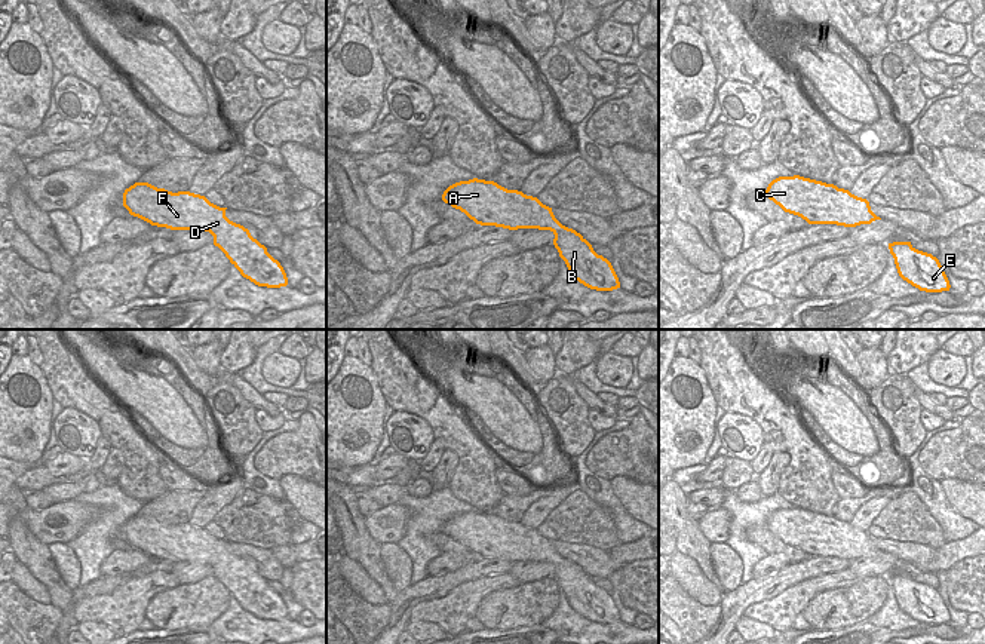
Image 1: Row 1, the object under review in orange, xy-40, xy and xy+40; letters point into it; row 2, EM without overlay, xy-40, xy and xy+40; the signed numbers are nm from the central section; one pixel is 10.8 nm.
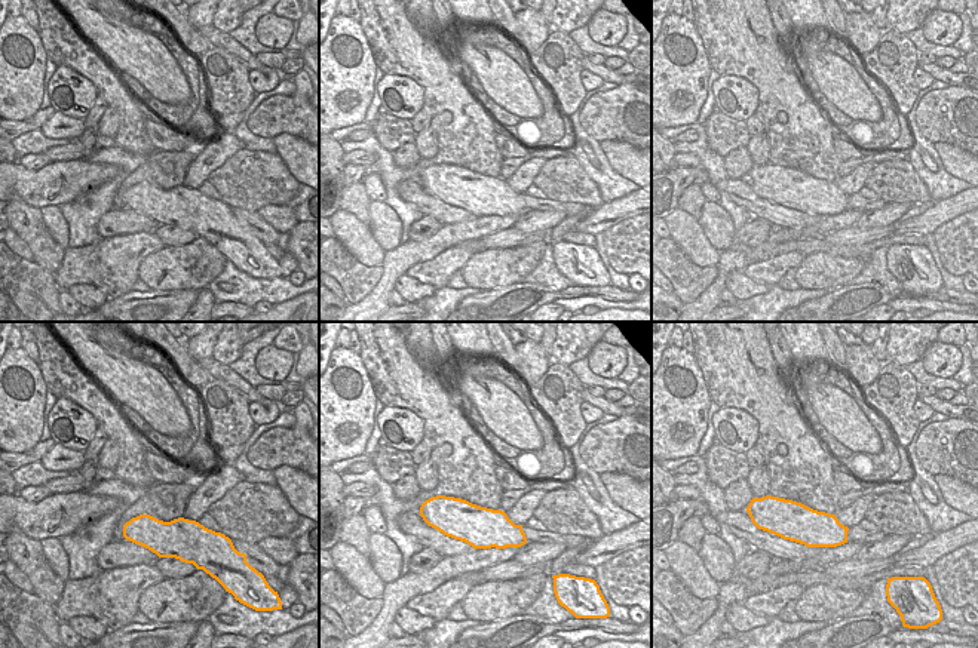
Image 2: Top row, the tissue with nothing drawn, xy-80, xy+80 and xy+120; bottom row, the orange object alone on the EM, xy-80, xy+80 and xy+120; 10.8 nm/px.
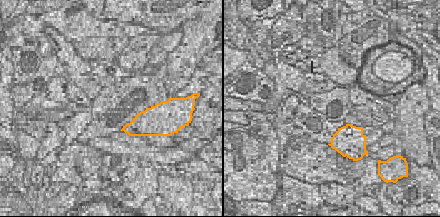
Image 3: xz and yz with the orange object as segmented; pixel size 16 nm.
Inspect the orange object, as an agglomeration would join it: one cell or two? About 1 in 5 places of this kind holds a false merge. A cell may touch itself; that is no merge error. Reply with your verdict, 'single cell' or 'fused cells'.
single cell

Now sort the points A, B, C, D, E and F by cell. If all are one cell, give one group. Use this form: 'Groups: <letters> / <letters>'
Groups: A B C D E F

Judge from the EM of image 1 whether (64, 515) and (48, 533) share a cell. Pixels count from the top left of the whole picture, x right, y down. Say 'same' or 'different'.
same

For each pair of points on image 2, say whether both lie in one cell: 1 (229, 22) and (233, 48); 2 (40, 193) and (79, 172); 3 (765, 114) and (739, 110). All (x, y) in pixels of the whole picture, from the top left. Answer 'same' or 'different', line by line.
1: different
2: same
3: different

